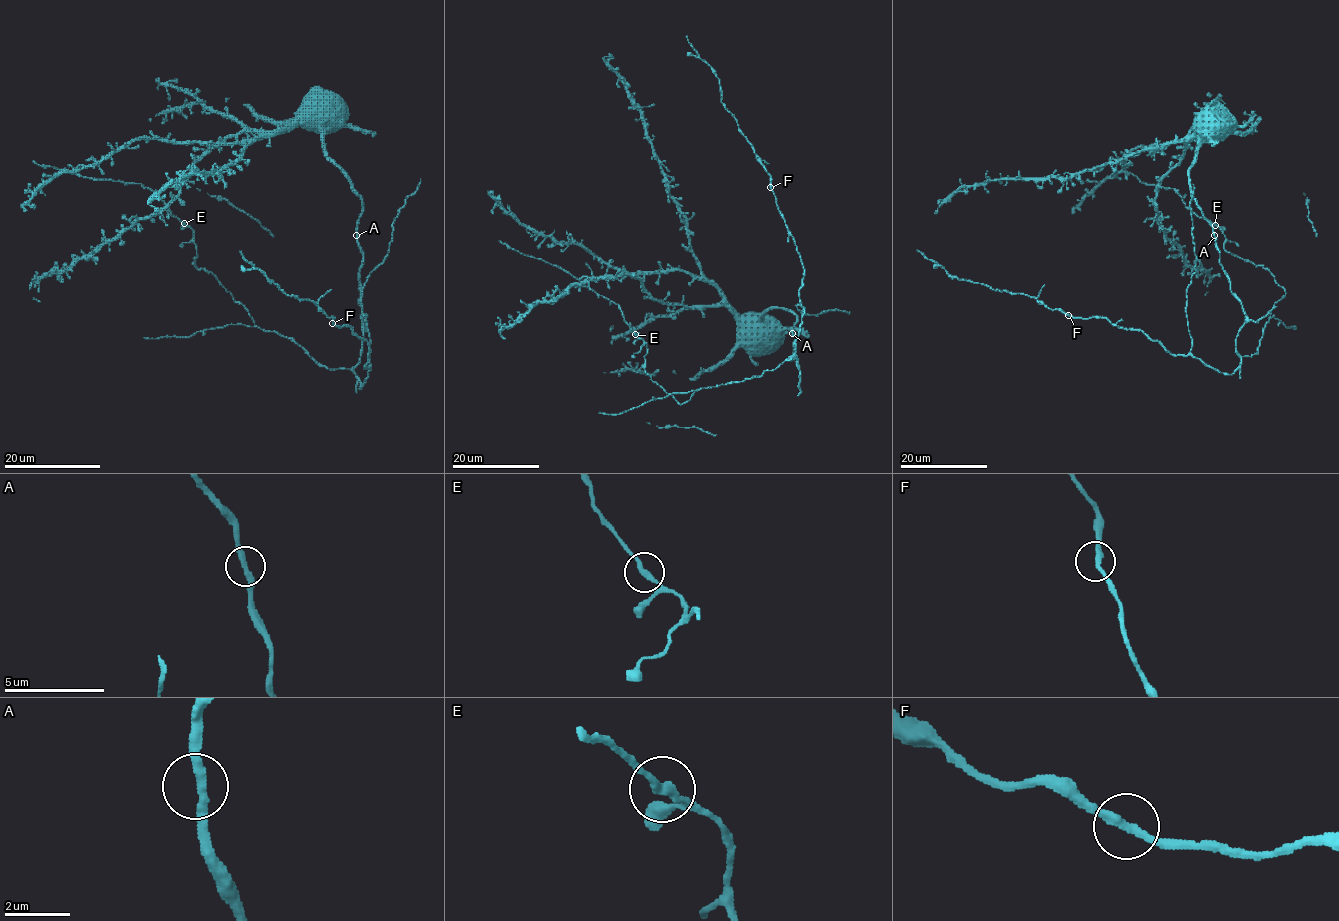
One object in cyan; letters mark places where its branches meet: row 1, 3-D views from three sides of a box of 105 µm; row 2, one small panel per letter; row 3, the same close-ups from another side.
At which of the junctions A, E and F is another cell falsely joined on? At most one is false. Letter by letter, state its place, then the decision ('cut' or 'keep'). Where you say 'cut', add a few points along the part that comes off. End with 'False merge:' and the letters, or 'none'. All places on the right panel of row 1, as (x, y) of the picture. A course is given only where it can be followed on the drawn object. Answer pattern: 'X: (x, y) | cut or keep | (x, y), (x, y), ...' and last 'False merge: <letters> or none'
A: (1214, 235) | keep
E: (1215, 225) | keep
F: (1068, 315) | keep
False merge: none

